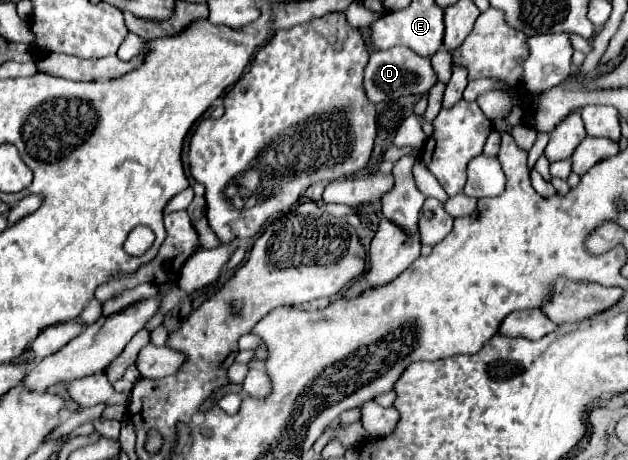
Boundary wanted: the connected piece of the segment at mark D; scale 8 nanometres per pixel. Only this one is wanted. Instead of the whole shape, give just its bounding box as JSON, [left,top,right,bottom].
[364,46,438,102]

